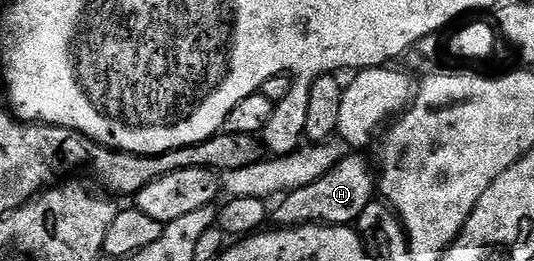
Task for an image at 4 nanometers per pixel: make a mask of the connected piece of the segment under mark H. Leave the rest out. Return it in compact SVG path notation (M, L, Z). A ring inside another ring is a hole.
M345 155L332 170L314 180L312 184L289 190L279 199L276 210L271 211L270 218L277 227L291 228L309 224L326 226L347 226L355 223L358 216L374 200L376 194L376 174L367 160L362 156Z

